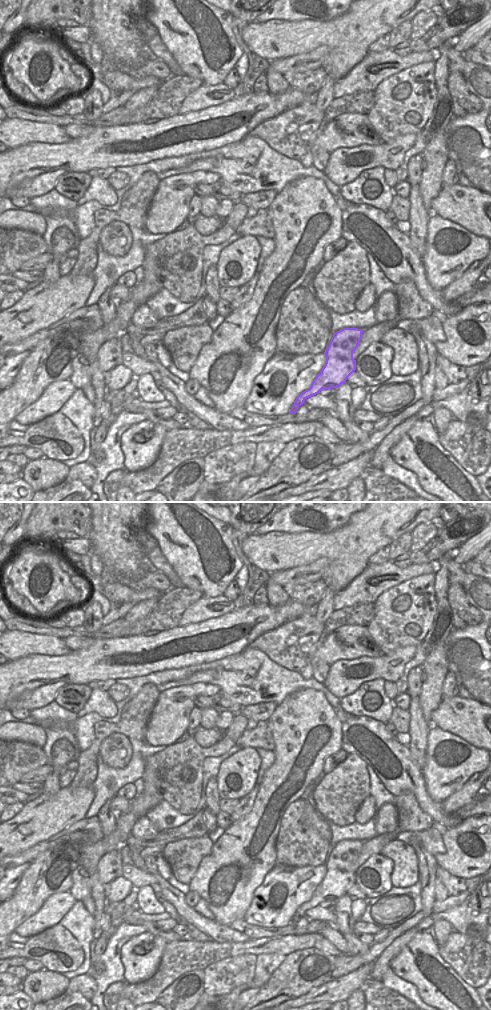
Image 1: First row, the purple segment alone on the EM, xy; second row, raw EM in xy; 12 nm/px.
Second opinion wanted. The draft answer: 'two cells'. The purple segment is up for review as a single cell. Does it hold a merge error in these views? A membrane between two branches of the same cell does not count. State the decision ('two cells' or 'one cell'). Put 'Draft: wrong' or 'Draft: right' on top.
Draft: wrong
one cell

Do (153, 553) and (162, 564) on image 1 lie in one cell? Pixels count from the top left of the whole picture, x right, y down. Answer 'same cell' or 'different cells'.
same cell

